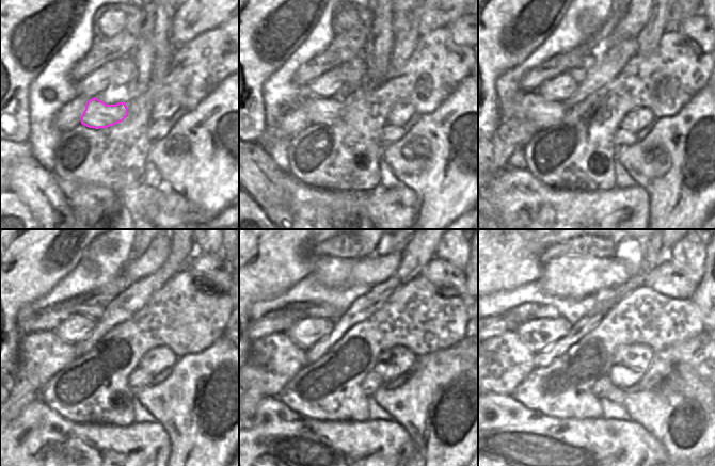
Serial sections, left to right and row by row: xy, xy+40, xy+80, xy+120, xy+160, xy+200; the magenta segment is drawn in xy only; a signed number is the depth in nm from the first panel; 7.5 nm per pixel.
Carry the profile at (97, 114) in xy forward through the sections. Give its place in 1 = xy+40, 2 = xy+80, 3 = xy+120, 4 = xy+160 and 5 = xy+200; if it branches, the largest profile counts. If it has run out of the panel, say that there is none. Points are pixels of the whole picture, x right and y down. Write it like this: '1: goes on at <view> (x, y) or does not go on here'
1: goes on at xy+40 (317, 110)
2: goes on at xy+80 (528, 111)
3: goes on at xy+120 (42, 355)
4: goes on at xy+160 (274, 359)
5: goes on at xy+200 (499, 364)

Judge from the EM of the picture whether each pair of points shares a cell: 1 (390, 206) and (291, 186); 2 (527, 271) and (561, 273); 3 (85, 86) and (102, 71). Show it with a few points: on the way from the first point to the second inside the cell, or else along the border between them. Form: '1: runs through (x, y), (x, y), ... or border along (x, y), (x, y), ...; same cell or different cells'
1: runs through (365, 204), (316, 204); same cell
2: border along (544, 264), (541, 276), (537, 280); different cells
3: runs through (90, 84), (98, 76); same cell

